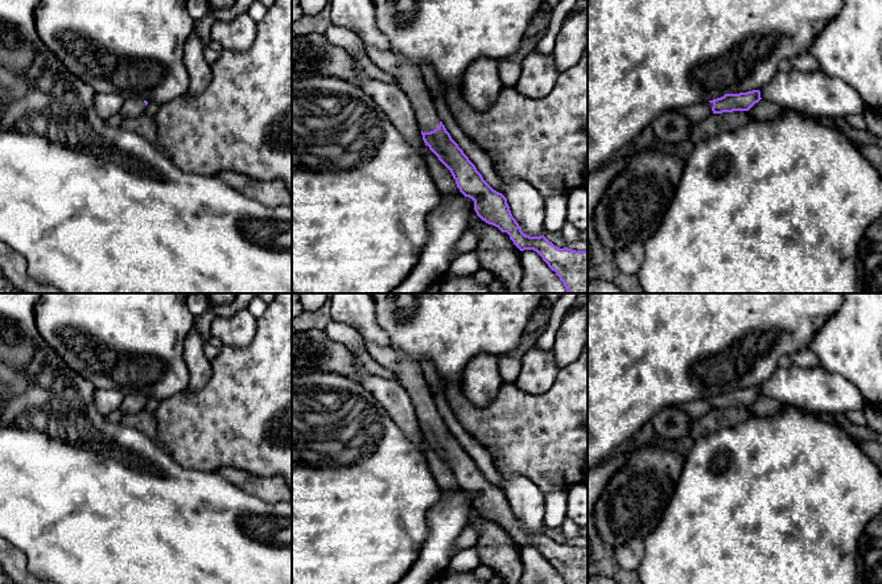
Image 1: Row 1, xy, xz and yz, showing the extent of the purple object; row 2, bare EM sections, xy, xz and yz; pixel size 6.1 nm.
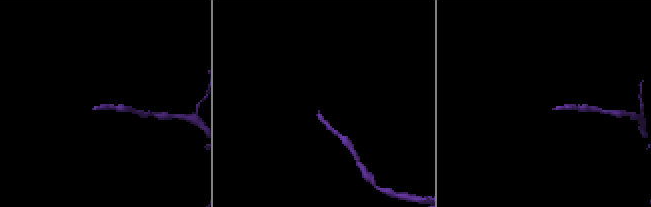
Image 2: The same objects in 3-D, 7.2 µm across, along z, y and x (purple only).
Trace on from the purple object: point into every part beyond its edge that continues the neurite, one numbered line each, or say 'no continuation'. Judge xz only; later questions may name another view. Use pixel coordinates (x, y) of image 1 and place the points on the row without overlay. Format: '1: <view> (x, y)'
1: xz (354, 309)

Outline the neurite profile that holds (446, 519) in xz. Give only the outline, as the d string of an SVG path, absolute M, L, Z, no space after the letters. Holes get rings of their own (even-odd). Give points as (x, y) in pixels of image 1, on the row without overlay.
M441 490L438 501L428 511L428 538L417 560L396 584L428 584L440 575L453 556L453 548L467 527L471 505L466 493Z

